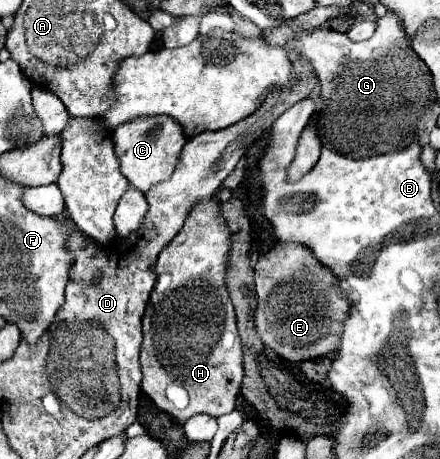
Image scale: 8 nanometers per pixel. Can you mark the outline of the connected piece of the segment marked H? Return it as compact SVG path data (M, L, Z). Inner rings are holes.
M211 201L191 211L183 229L157 259L159 281L143 317L141 389L177 421L205 413L221 417L235 409L243 379L241 339L225 287L229 227Z

